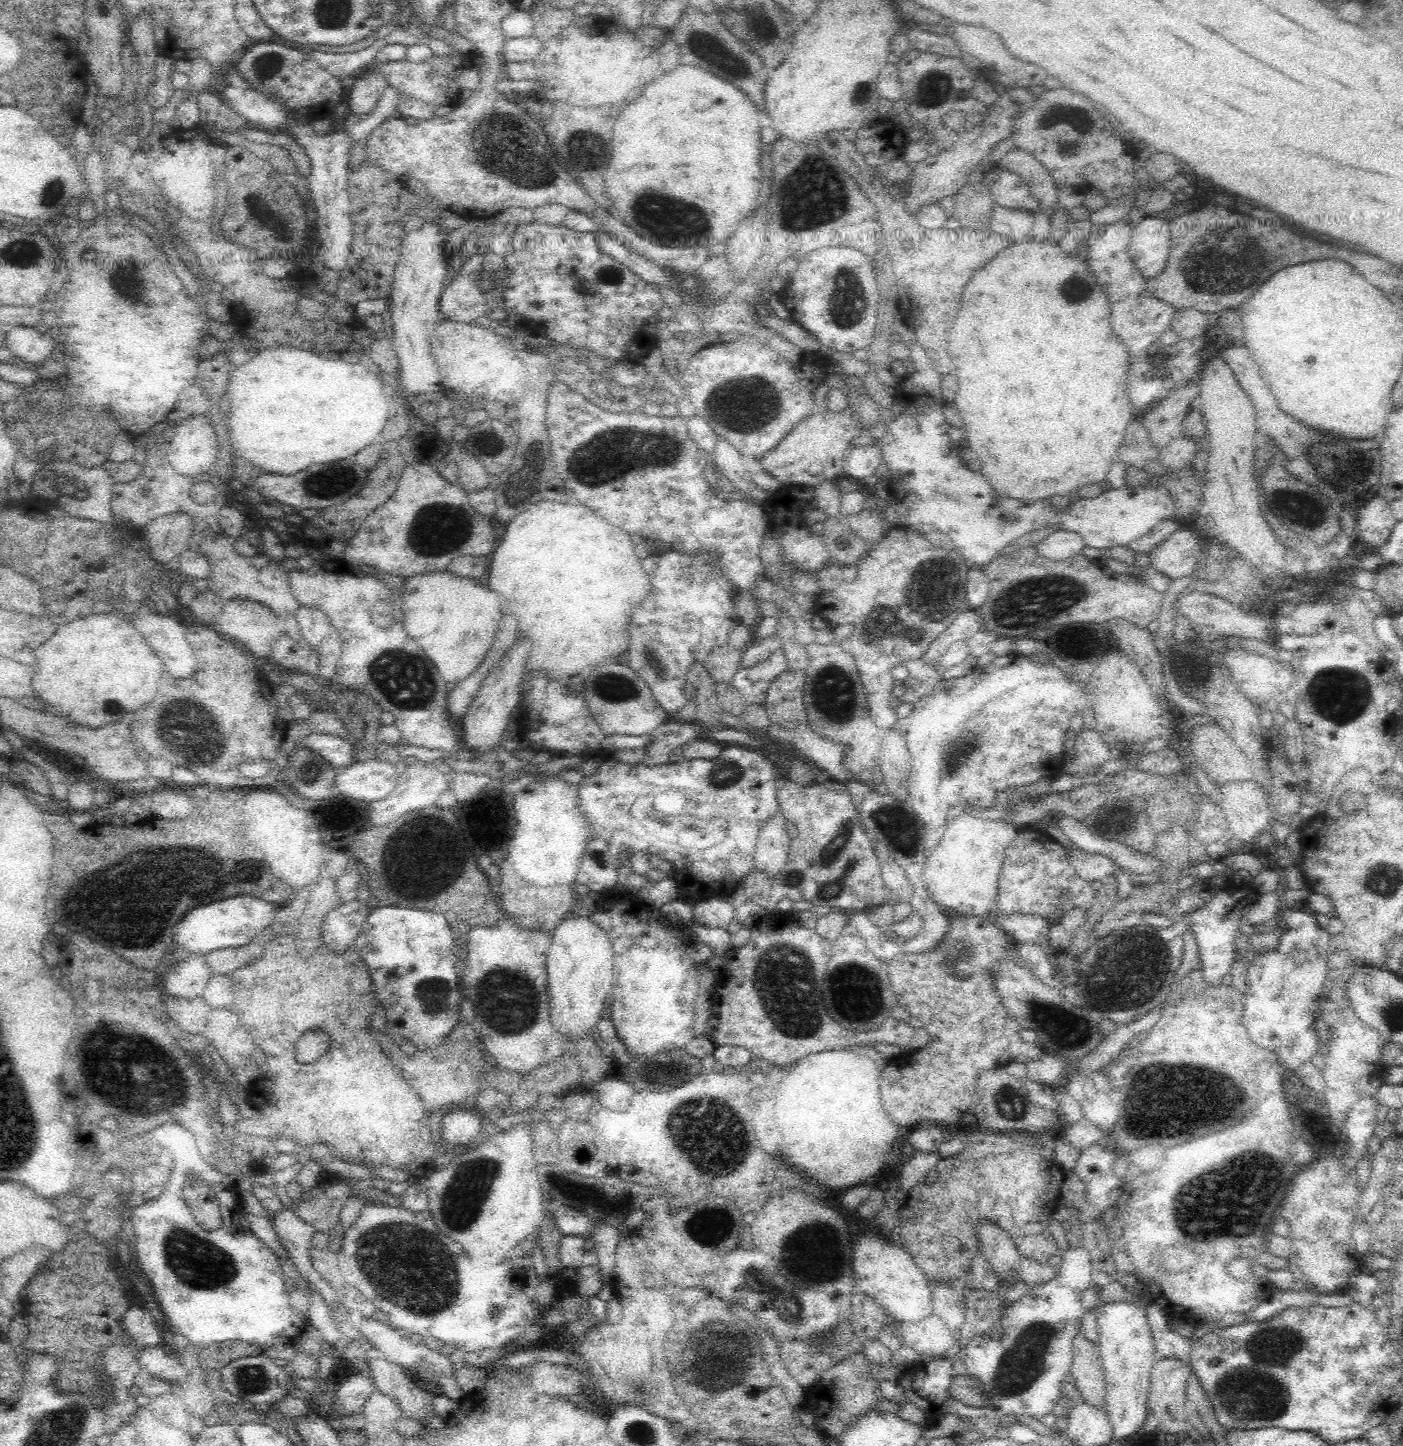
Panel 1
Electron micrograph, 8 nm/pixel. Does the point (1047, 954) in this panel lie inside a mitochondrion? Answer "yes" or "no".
no

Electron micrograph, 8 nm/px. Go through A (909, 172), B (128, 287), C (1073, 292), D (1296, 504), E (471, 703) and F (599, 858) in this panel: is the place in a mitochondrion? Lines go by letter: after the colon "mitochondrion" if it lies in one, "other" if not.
A: other
B: mitochondrion
C: mitochondrion
D: mitochondrion
E: other
F: mitochondrion

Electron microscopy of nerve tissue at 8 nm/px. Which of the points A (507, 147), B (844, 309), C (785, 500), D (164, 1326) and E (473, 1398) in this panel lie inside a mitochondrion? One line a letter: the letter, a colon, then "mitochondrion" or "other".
A: mitochondrion
B: mitochondrion
C: other
D: other
E: other

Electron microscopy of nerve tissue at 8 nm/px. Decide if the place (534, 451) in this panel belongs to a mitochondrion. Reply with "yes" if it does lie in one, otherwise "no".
yes

